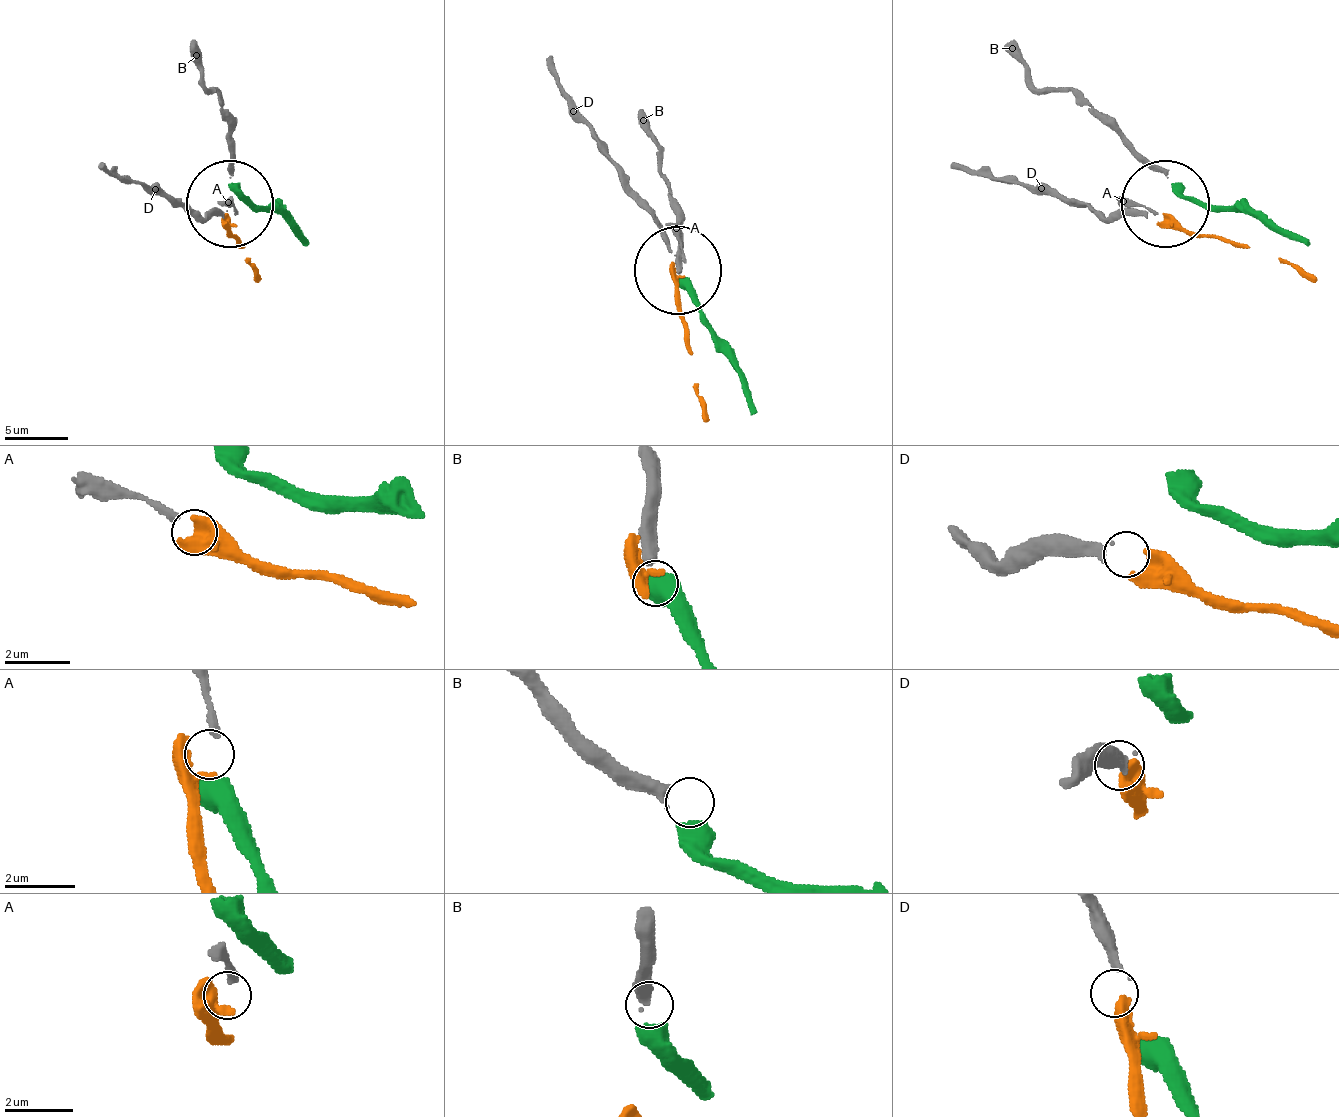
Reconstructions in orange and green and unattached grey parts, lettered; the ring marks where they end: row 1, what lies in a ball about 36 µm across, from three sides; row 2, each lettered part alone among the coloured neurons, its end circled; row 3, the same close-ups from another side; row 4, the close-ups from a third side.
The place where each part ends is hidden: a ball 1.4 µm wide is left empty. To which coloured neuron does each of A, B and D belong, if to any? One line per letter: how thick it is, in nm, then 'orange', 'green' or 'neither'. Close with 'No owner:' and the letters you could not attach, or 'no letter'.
A: 220 nm thick; neither
B: 400 nm thick; green
D: 360 nm thick; orange
No owner: A

